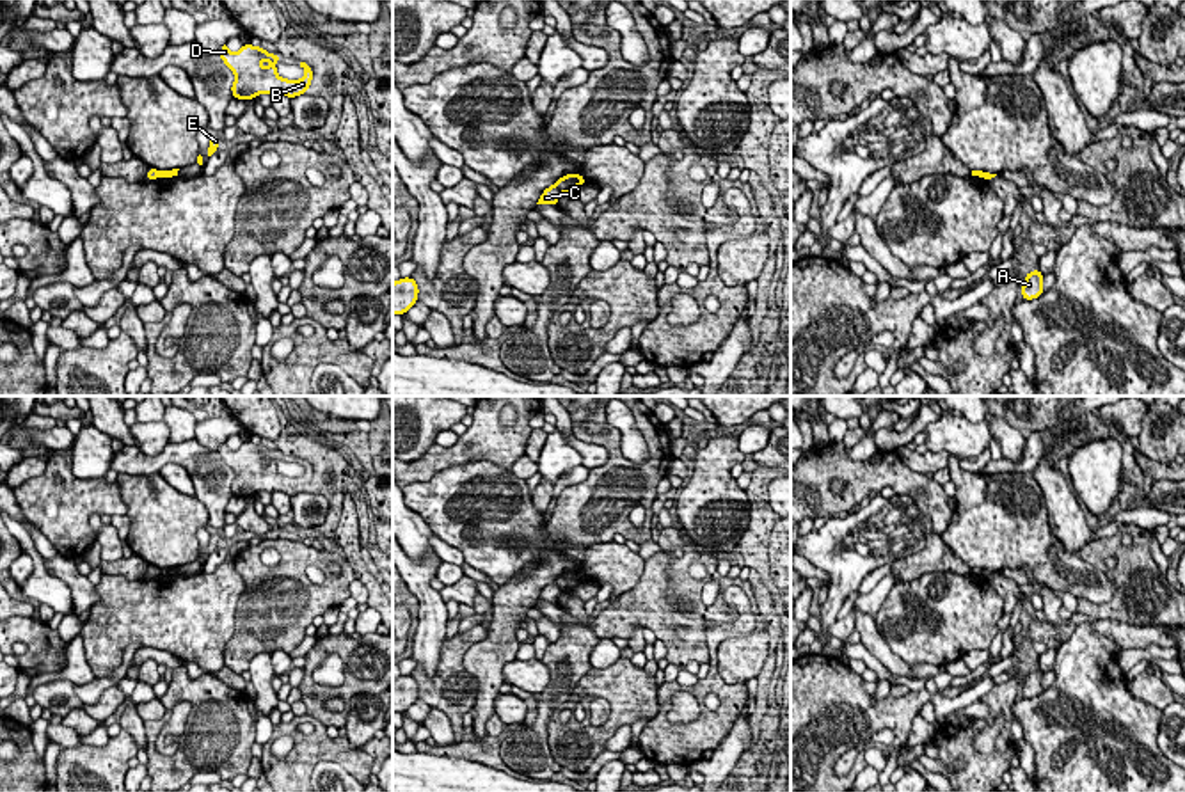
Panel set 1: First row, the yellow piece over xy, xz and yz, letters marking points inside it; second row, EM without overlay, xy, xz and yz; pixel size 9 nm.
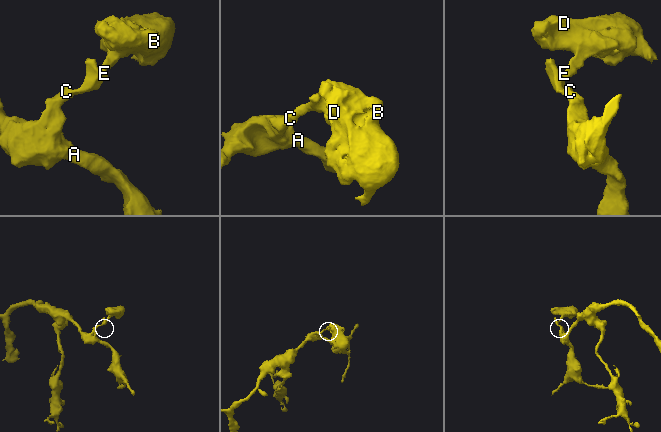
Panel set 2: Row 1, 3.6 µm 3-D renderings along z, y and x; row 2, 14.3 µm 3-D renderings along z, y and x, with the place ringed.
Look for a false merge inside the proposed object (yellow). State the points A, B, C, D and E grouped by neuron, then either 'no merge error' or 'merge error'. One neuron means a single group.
A C / B D E | merge error

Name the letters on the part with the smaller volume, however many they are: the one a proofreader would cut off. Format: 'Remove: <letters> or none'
Remove: B, D, E

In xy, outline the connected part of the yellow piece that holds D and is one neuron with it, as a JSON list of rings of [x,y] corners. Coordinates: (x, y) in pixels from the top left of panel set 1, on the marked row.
[[[226,44],[219,50],[222,62],[233,71],[233,98],[254,99],[258,94],[284,94],[290,99],[306,94],[313,82],[313,69],[300,62],[306,75],[298,80],[281,78],[275,64],[279,55],[268,53],[261,46],[243,44],[238,51],[231,51]]]

